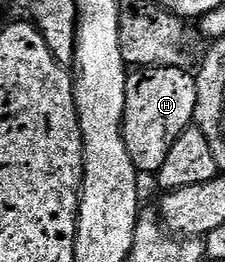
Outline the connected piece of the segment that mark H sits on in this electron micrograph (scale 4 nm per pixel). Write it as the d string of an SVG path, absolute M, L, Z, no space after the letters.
M136 68L126 82L124 141L137 173L155 174L166 162L170 146L196 118L196 77L183 68Z

